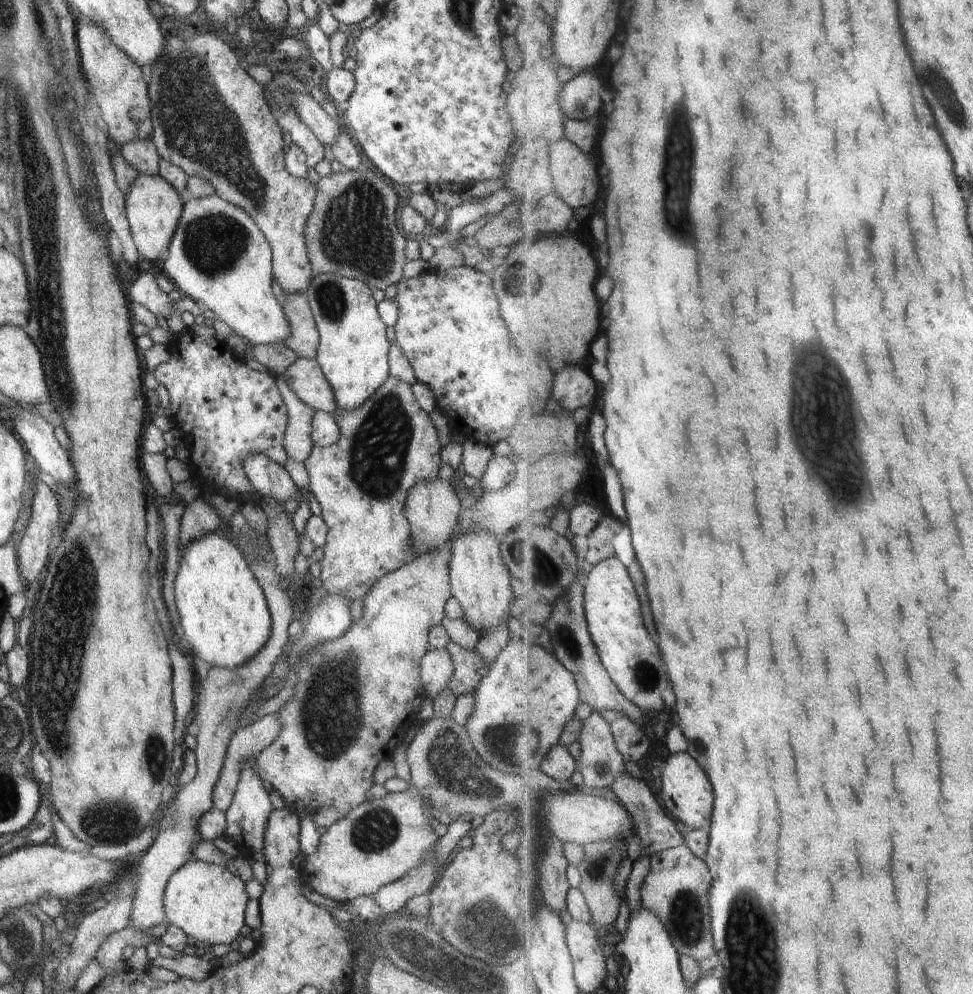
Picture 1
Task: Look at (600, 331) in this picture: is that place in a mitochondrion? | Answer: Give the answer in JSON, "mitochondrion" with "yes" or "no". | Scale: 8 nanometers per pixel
{"mitochondrion":"no"}

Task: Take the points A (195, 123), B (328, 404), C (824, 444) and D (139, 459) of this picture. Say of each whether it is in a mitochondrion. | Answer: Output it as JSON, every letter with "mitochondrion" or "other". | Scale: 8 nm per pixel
{"A":"mitochondrion","B":"other","C":"mitochondrion","D":"other"}

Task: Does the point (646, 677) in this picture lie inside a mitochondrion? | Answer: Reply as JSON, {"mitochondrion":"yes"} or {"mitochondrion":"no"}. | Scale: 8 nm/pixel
{"mitochondrion":"yes"}

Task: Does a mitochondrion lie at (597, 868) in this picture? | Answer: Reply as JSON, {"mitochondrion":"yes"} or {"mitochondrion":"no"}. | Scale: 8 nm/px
{"mitochondrion":"yes"}

